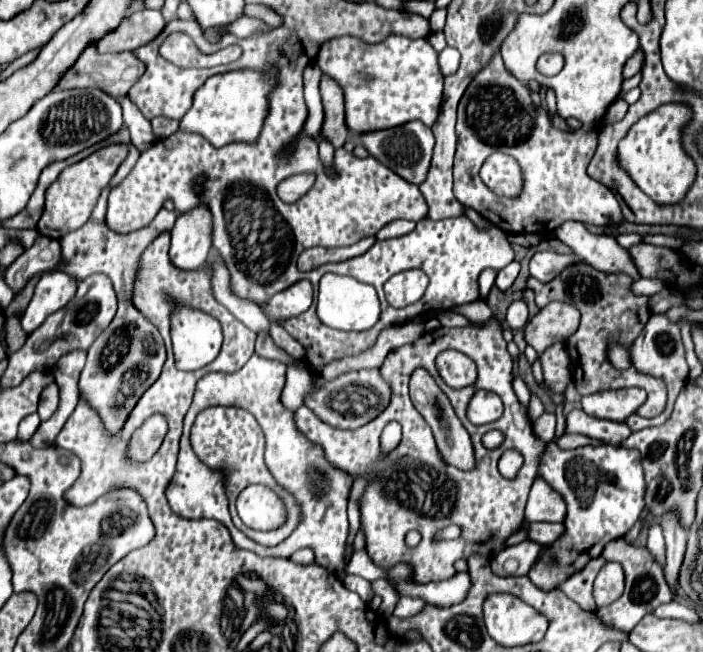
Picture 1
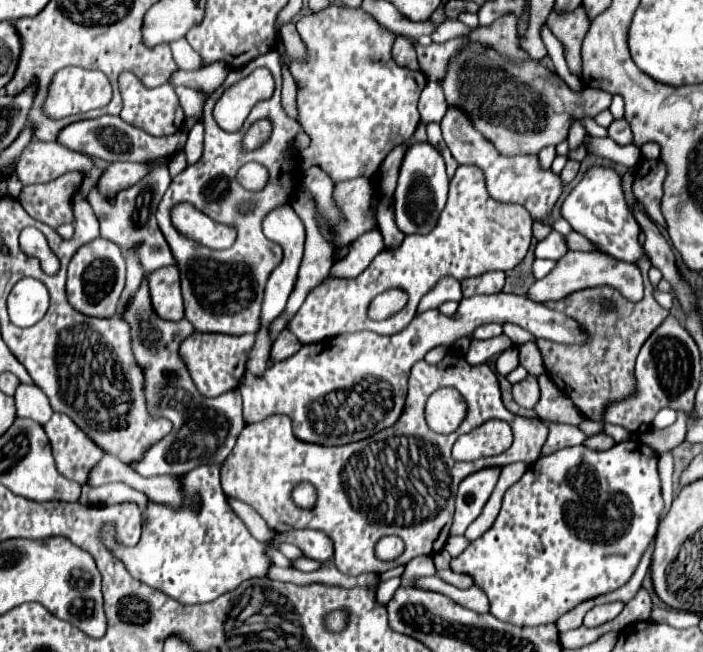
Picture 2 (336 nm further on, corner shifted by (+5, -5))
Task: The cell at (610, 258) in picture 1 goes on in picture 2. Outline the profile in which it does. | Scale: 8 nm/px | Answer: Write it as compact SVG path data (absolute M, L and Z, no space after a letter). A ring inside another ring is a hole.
M535 260L535 264L533 264L533 276L535 278L543 278L553 268L555 268L555 260Z

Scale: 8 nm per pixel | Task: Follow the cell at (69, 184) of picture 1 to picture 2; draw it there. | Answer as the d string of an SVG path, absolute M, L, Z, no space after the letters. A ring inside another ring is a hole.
M69 172L47 184L25 186L19 202L31 218L51 228L71 224L73 222L73 210L71 210L73 200L71 198L81 186L83 176L85 174L81 172Z

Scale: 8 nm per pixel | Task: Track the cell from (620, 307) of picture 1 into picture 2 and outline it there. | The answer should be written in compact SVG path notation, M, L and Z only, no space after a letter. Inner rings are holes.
M643 260L637 266L641 268L645 278L645 296L641 302L633 304L609 286L573 292L569 294L569 298L563 298L557 302L545 302L547 308L575 318L587 332L587 340L581 344L559 344L559 342L539 338L537 346L543 354L545 370L553 378L553 382L561 388L561 392L567 398L571 398L571 402L585 414L585 418L595 422L603 422L605 408L609 404L627 400L633 394L637 394L635 358L643 342L649 338L649 334L669 314L653 298L653 286L647 278L647 272L651 268L649 260Z

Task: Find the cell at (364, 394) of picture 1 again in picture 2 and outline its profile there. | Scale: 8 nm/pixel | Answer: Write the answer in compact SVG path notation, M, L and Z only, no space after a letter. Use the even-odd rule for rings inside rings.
M499 292L463 298L453 316L443 316L439 310L427 310L393 336L381 336L369 330L341 334L319 344L301 346L293 356L267 368L263 376L247 372L239 386L243 394L243 418L251 424L273 414L289 416L297 438L323 446L341 446L369 438L399 420L405 408L409 370L415 362L423 360L431 348L453 346L459 338L471 336L475 328L489 322L511 322L531 332L535 338L549 338L565 344L585 340L585 332L573 318L549 310L525 296Z

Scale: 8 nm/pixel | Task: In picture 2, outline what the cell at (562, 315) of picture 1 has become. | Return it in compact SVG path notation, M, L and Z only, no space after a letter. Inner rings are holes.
M525 342L525 344L519 344L519 364L529 370L529 374L537 376L541 372L545 372L543 368L543 362L539 362L539 348L535 342Z

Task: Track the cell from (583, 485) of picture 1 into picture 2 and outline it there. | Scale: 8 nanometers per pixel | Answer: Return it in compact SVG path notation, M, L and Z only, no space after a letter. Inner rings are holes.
M641 440L621 442L621 444L615 444L611 450L605 450L605 452L589 450L585 446L563 448L563 450L557 450L553 454L549 454L549 456L543 456L535 464L531 464L529 470L521 476L521 480L515 482L505 492L501 512L499 512L497 520L493 522L493 526L481 538L473 540L469 544L469 548L459 558L451 560L451 570L469 574L475 580L475 584L485 590L485 594L489 598L489 614L493 614L501 622L507 622L507 624L513 624L513 626L541 626L541 624L557 622L557 618L561 614L569 612L571 608L575 608L583 600L589 600L589 598L595 598L599 594L611 592L611 590L623 586L629 580L629 576L637 568L637 562L639 562L641 554L645 552L645 546L651 542L651 538L657 532L657 522L659 522L661 510L663 510L663 498L661 498L659 474L657 474L657 452L653 448L649 448L647 444L643 444Z

